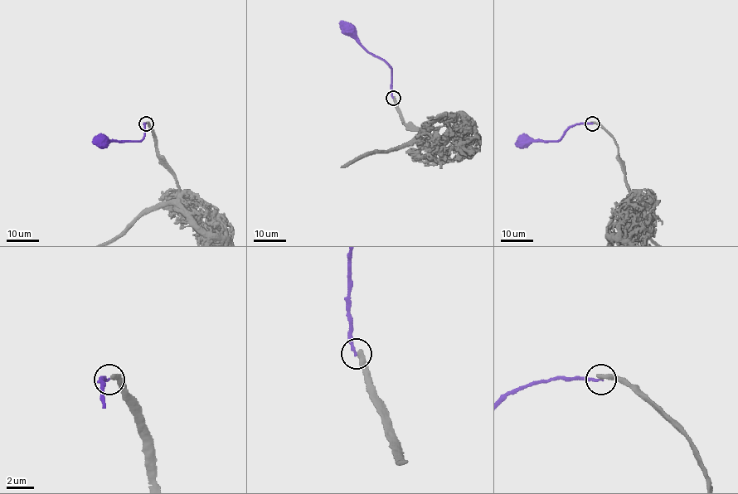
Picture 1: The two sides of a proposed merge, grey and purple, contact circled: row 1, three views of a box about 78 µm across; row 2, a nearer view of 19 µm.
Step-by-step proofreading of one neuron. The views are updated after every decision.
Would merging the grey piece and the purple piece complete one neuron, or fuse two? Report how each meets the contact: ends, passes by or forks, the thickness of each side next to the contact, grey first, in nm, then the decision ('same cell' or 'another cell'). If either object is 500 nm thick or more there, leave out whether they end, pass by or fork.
grey ends | purple ends | 400/190 nm | another cell

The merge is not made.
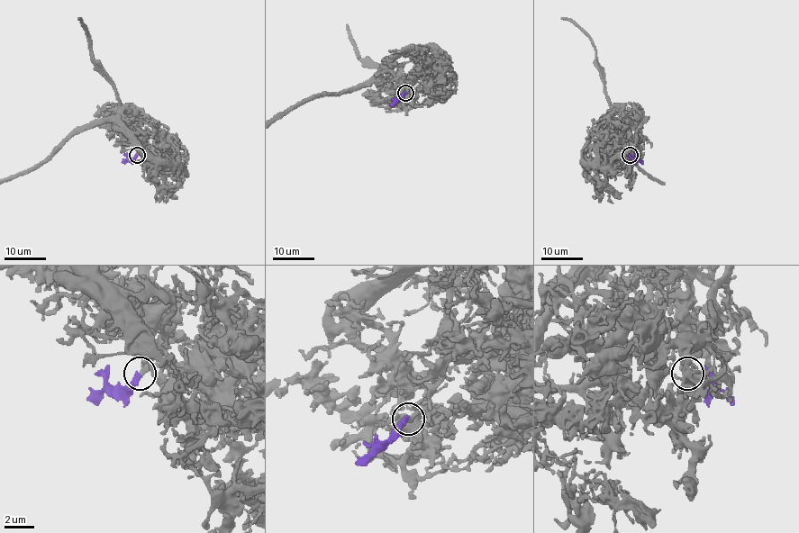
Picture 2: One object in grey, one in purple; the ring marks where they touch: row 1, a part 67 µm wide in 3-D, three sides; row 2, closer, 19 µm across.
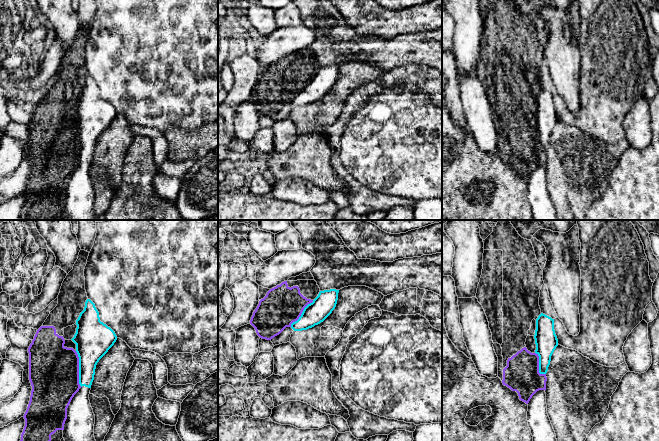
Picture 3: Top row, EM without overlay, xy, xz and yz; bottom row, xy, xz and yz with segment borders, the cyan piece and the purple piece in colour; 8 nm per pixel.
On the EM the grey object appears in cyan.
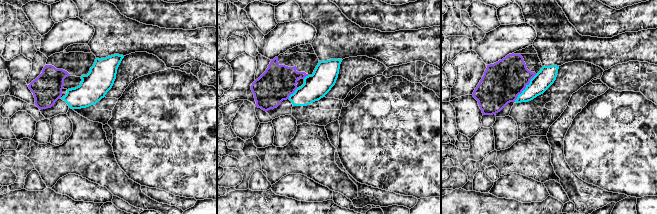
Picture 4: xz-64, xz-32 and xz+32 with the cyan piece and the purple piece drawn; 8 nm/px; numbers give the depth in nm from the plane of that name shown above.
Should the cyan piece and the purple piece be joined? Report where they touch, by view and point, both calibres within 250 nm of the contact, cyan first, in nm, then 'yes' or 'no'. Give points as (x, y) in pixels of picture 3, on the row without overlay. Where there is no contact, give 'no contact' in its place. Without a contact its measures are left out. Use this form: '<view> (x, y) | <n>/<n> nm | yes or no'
xy (79, 145) | 280/400 nm | no

